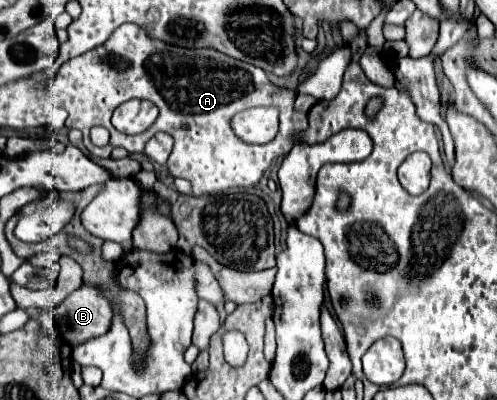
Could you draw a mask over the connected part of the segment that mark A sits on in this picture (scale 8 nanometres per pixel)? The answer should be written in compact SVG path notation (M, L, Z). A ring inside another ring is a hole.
M136 23L120 25L106 43L66 61L52 81L52 103L68 111L66 127L80 129L86 149L102 159L108 159L114 147L142 153L144 143L156 133L150 127L140 135L126 135L112 127L112 111L128 99L148 99L162 105L162 131L174 139L168 171L172 177L190 181L194 197L256 185L272 161L284 157L294 147L292 133L309 126L306 115L294 109L296 93L270 83L260 67L220 55L216 49L188 49L152 39ZM258 105L274 105L280 109L280 131L268 145L248 145L230 127L232 115ZM94 125L110 131L110 143L106 147L92 145L90 129Z

